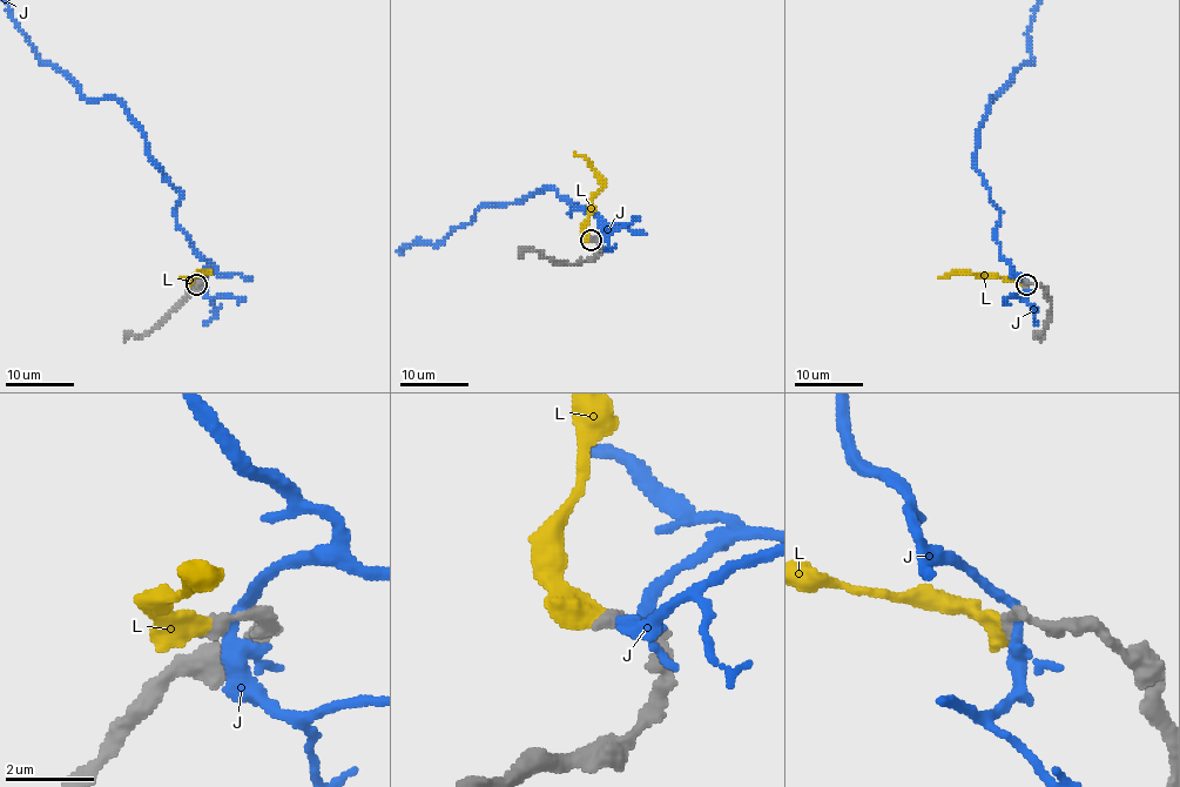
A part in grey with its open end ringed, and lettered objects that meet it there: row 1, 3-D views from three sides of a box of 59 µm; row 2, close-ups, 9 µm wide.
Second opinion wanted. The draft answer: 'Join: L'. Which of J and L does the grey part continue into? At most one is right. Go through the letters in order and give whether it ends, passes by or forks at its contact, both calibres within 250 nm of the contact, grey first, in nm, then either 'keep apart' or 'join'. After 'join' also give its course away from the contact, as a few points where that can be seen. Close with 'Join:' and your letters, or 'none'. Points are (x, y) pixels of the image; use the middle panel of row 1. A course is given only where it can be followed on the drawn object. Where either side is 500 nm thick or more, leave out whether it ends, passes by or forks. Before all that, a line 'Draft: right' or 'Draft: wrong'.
Draft: wrong
J: it passes by; calibres 400 and 280 nm; keep apart
L: calibres 320 and 550 nm; keep apart
Join: none

